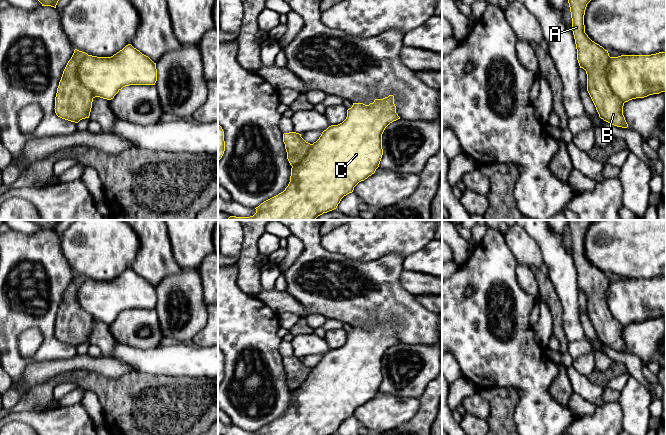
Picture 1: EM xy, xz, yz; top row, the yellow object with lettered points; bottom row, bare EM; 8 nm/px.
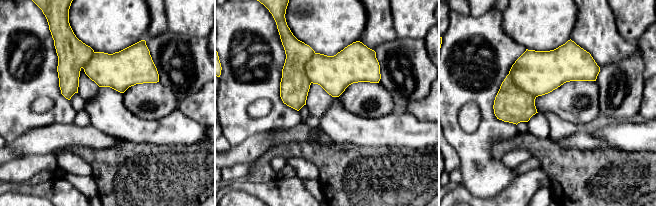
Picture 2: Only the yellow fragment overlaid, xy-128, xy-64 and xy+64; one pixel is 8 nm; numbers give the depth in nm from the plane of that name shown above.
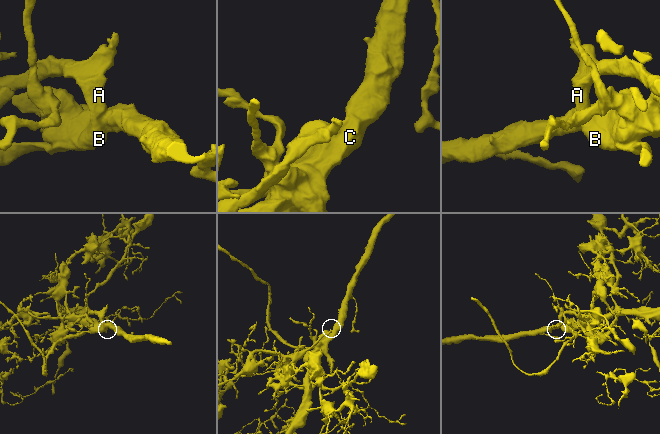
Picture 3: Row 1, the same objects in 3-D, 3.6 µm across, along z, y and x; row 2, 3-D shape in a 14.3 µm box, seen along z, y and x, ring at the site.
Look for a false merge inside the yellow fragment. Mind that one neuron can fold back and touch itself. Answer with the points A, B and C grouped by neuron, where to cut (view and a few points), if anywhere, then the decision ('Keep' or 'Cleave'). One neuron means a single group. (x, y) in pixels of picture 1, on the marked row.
Groups: A B / C. Split along yz (609, 57), (605, 68), (605, 77), (609, 88), (624, 102). Cleave

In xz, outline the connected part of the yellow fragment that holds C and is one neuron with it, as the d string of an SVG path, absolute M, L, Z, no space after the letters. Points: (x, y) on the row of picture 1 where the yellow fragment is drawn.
M393 95L375 99L369 105L353 103L347 110L346 119L324 130L319 139L311 144L310 151L302 161L292 166L290 182L283 192L261 203L255 208L256 213L253 216L230 216L227 220L315 220L323 213L336 209L341 199L352 193L359 182L375 173L383 155L382 134L390 123L398 119L400 117L396 113Z

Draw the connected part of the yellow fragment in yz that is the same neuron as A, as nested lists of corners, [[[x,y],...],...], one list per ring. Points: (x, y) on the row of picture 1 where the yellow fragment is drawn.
[[[568,0],[577,60],[580,68],[586,71],[587,91],[599,117],[614,126],[627,128],[628,124],[623,115],[624,102],[611,91],[605,75],[609,53],[585,33],[584,15],[590,1]]]

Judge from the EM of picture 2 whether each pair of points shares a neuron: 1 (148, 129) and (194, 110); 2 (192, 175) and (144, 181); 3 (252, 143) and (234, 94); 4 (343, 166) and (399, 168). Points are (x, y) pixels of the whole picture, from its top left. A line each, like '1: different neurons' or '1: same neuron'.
1: different neurons
2: same neuron
3: different neurons
4: same neuron

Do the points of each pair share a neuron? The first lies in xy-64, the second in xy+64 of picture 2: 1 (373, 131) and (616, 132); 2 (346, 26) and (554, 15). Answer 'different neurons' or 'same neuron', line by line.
1: same neuron
2: same neuron

